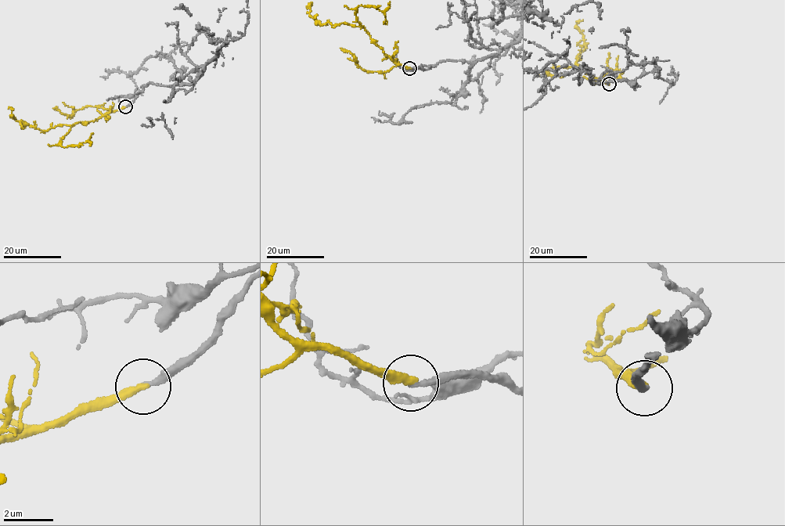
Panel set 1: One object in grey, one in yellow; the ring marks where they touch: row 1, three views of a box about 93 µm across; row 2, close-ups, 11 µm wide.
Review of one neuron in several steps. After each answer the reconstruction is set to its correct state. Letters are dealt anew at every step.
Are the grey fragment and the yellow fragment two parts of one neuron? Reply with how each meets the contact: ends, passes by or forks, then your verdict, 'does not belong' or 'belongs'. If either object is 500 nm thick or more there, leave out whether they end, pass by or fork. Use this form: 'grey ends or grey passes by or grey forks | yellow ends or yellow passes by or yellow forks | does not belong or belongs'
grey ends | yellow ends | belongs

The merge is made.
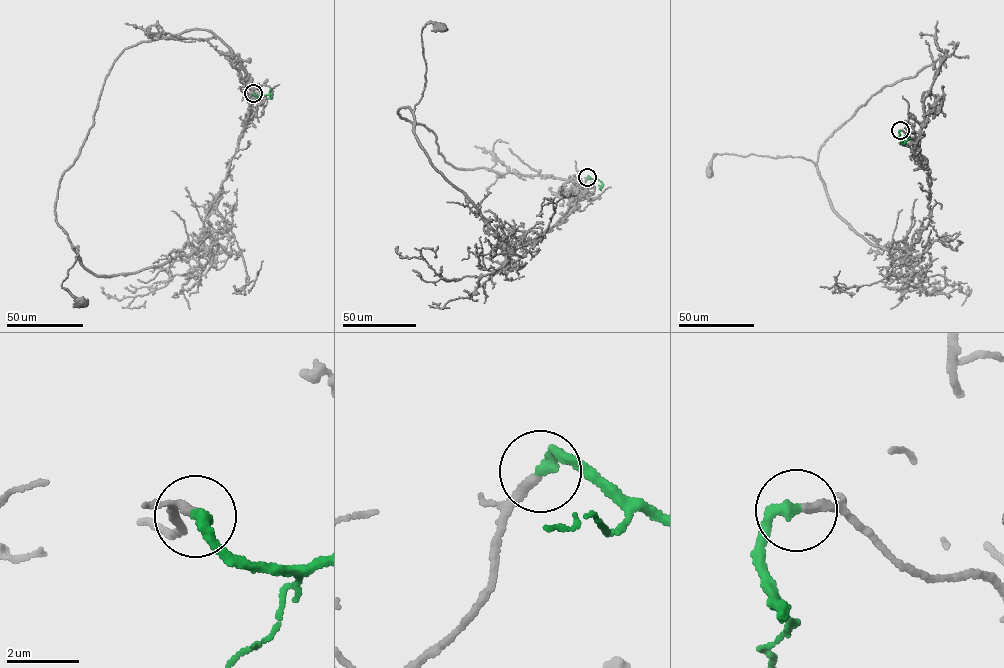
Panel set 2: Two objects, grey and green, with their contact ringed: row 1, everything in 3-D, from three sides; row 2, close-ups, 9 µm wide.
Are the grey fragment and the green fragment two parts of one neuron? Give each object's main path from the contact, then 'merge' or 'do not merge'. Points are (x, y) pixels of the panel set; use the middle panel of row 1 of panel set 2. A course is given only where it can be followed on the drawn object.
course grey (587, 177), (558, 224), (523, 244), (501, 240), (414, 131), (426, 81), (421, 30), (441, 27); course green (587, 177), (600, 181), (603, 185), (599, 188), (602, 185); merge

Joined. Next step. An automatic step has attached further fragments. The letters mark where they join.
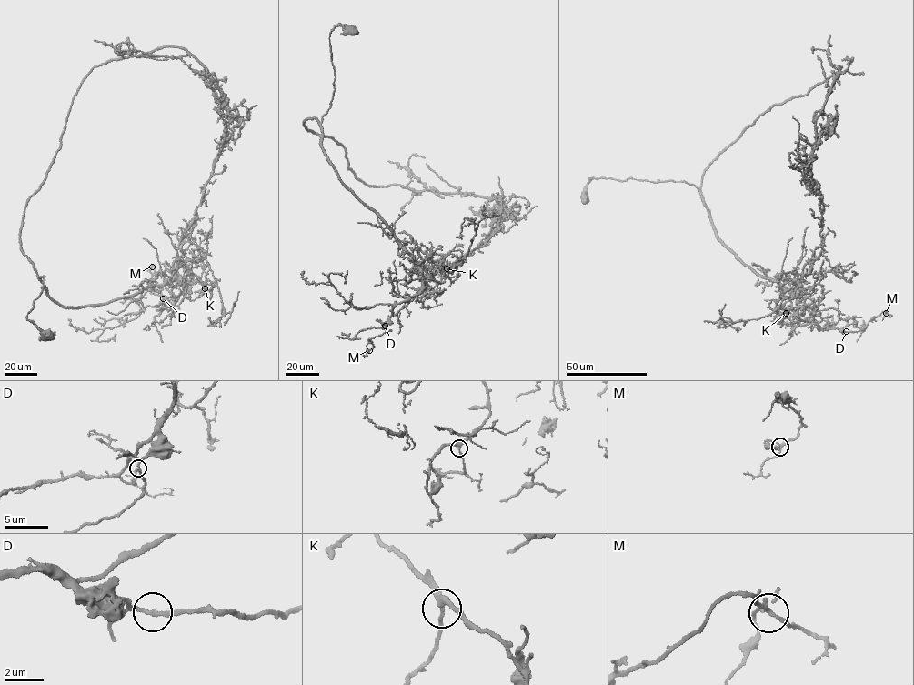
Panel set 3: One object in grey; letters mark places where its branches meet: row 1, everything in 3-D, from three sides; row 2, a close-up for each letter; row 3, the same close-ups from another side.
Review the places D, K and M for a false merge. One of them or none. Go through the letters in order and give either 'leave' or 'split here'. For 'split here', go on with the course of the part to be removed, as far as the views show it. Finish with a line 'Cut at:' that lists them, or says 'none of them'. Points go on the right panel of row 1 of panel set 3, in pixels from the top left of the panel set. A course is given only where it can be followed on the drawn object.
D: leave
K: leave
M: leave
Cut at: none of them

